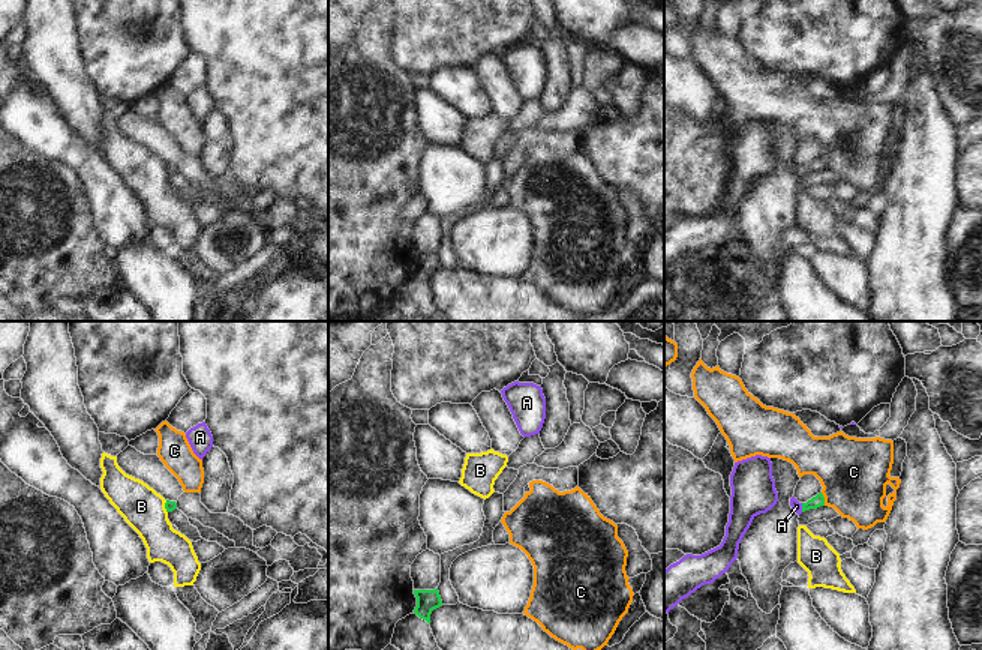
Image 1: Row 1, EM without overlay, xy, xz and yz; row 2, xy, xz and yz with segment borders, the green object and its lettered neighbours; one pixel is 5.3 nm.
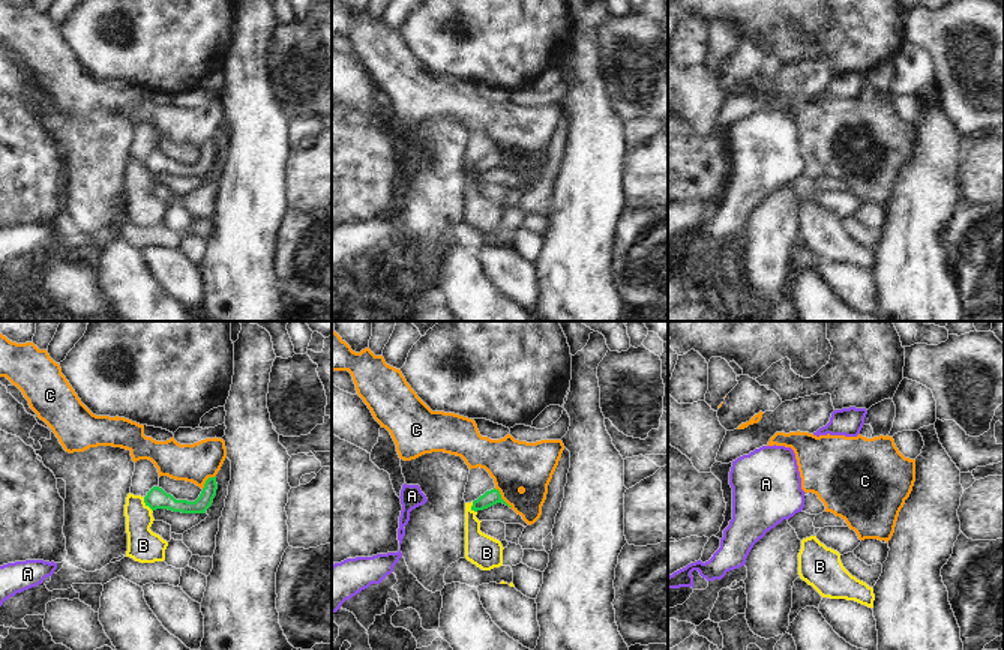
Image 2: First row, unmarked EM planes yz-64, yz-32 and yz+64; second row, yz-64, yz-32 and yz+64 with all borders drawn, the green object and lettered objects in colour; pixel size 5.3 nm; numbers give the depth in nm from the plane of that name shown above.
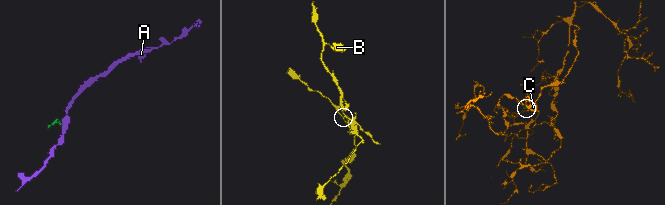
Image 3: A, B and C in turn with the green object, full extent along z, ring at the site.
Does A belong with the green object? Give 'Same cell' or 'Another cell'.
Same cell.

